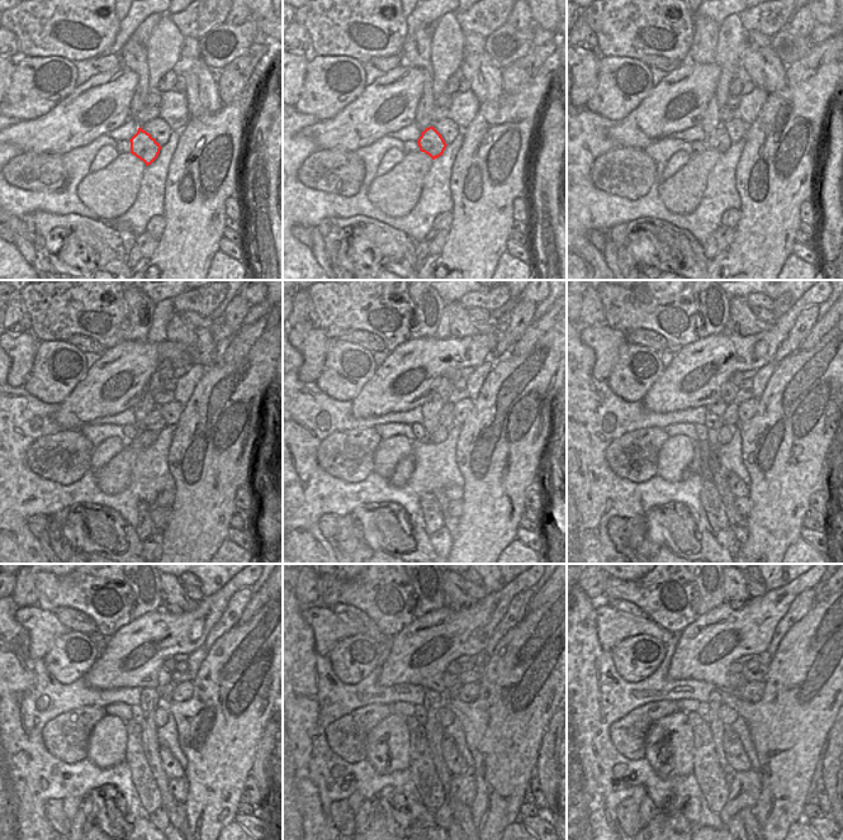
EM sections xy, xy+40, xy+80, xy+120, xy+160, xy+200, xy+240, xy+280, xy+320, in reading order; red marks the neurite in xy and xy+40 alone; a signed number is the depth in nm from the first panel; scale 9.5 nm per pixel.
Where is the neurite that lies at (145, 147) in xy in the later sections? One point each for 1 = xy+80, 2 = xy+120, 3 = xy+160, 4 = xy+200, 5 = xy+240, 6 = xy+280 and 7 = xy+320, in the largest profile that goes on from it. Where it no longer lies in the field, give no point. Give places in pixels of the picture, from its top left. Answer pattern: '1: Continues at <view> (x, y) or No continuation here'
1: Continues at xy+80 (719, 140)
2: Continues at xy+120 (154, 421)
3: Continues at xy+160 (446, 420)
4: Continues at xy+200 (730, 416)
5: Continues at xy+240 (165, 688)
6: Continues at xy+280 (451, 682)
7: Continues at xy+320 (737, 679).

